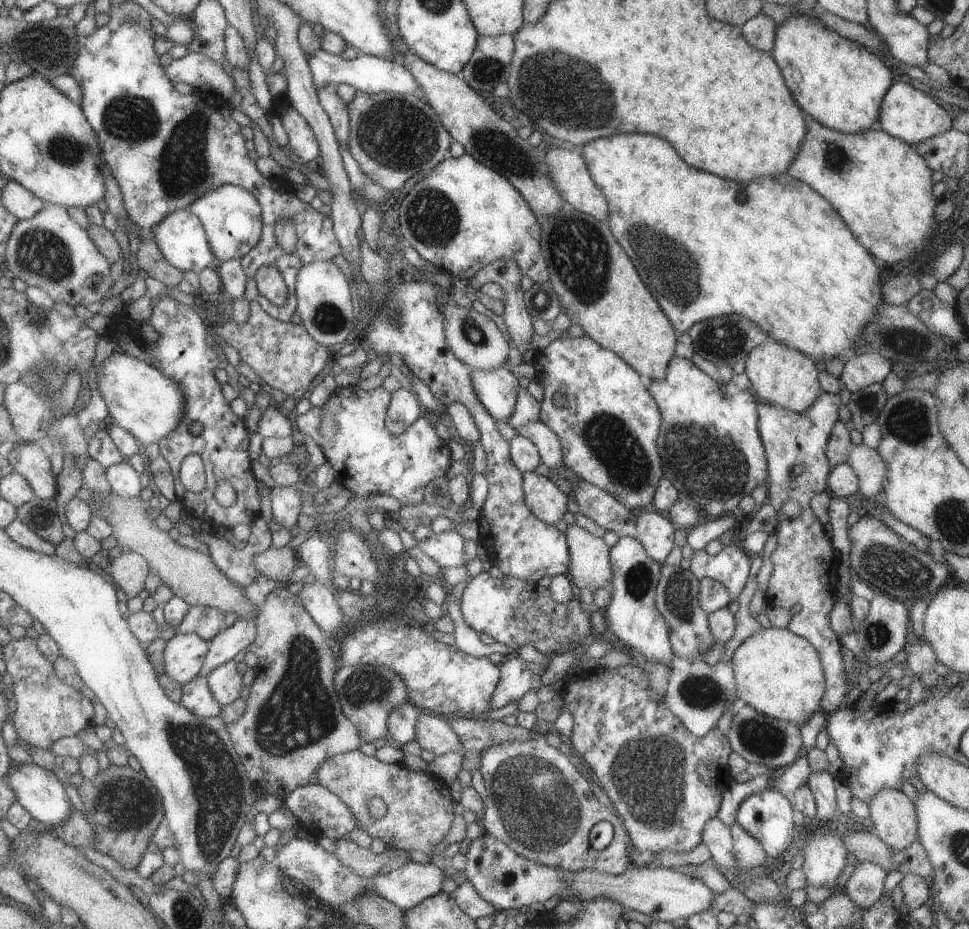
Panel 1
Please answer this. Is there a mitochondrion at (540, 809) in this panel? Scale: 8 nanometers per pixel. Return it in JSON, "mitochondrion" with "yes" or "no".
{"mitochondrion":"yes"}

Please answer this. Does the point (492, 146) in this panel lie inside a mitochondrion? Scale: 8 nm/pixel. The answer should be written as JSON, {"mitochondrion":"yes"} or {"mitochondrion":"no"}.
{"mitochondrion":"yes"}

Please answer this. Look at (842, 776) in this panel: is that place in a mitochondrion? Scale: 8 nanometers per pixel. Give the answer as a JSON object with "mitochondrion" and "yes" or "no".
{"mitochondrion":"no"}

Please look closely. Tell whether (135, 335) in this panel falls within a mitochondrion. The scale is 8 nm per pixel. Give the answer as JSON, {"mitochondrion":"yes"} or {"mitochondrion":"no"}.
{"mitochondrion":"no"}

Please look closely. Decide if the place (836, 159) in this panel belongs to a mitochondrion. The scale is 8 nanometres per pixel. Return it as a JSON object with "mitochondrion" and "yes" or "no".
{"mitochondrion":"yes"}

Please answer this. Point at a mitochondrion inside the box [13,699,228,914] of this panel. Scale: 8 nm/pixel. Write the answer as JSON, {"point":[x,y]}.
{"point":[128,807]}

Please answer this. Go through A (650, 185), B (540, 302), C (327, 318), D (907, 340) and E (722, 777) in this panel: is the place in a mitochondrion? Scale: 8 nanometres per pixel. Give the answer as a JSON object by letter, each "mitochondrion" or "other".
{"A":"other","B":"mitochondrion","C":"mitochondrion","D":"mitochondrion","E":"other"}

